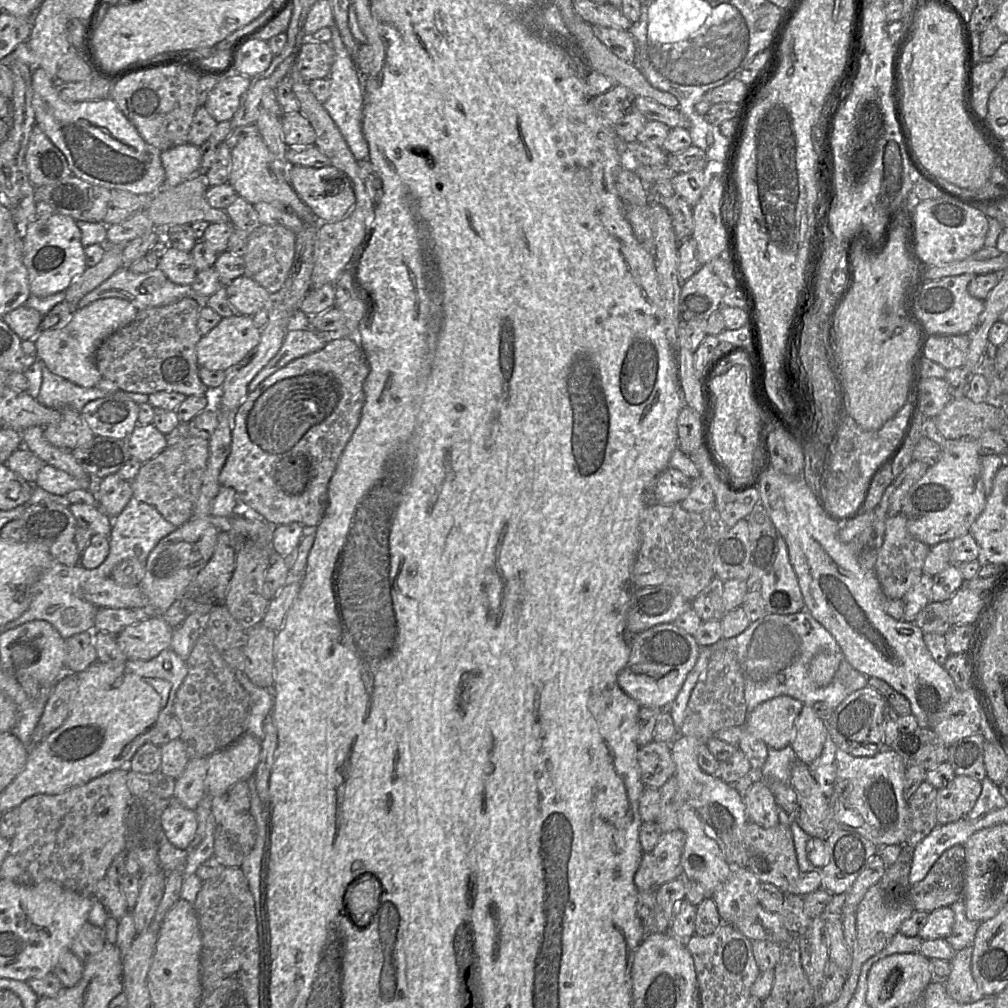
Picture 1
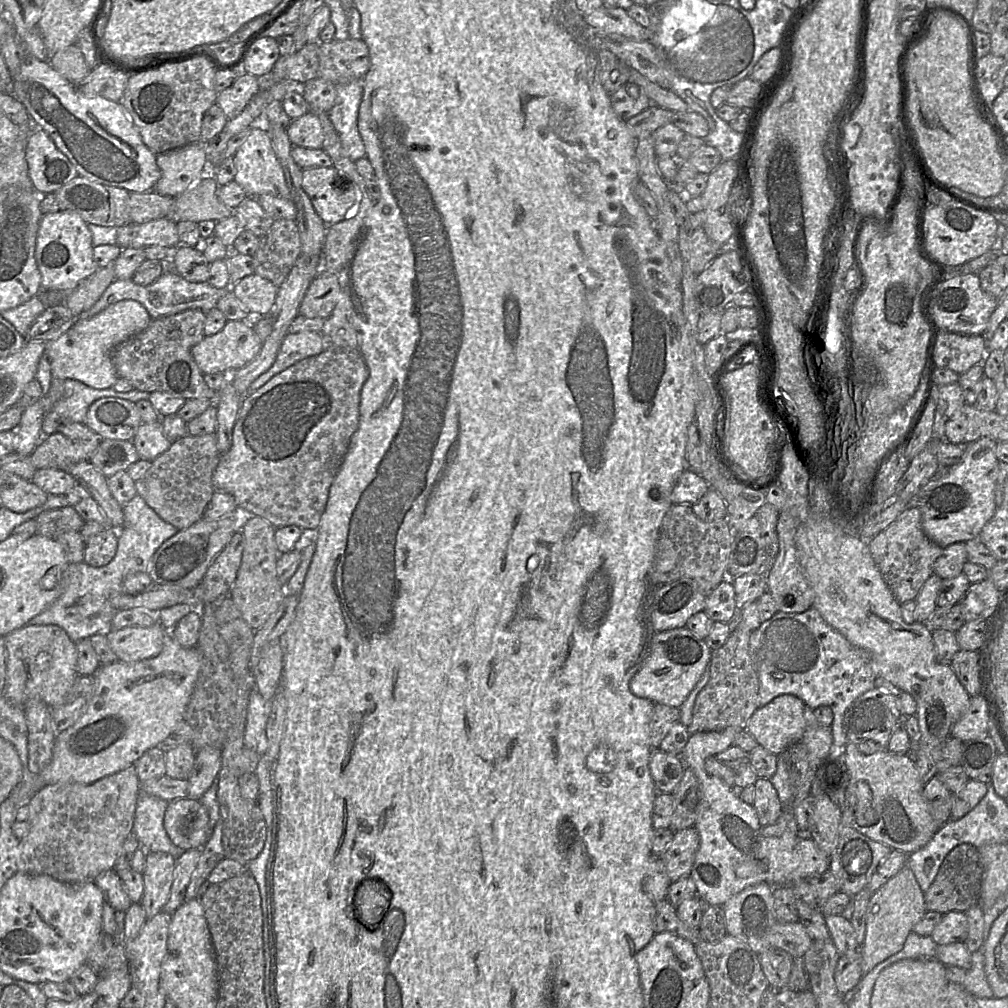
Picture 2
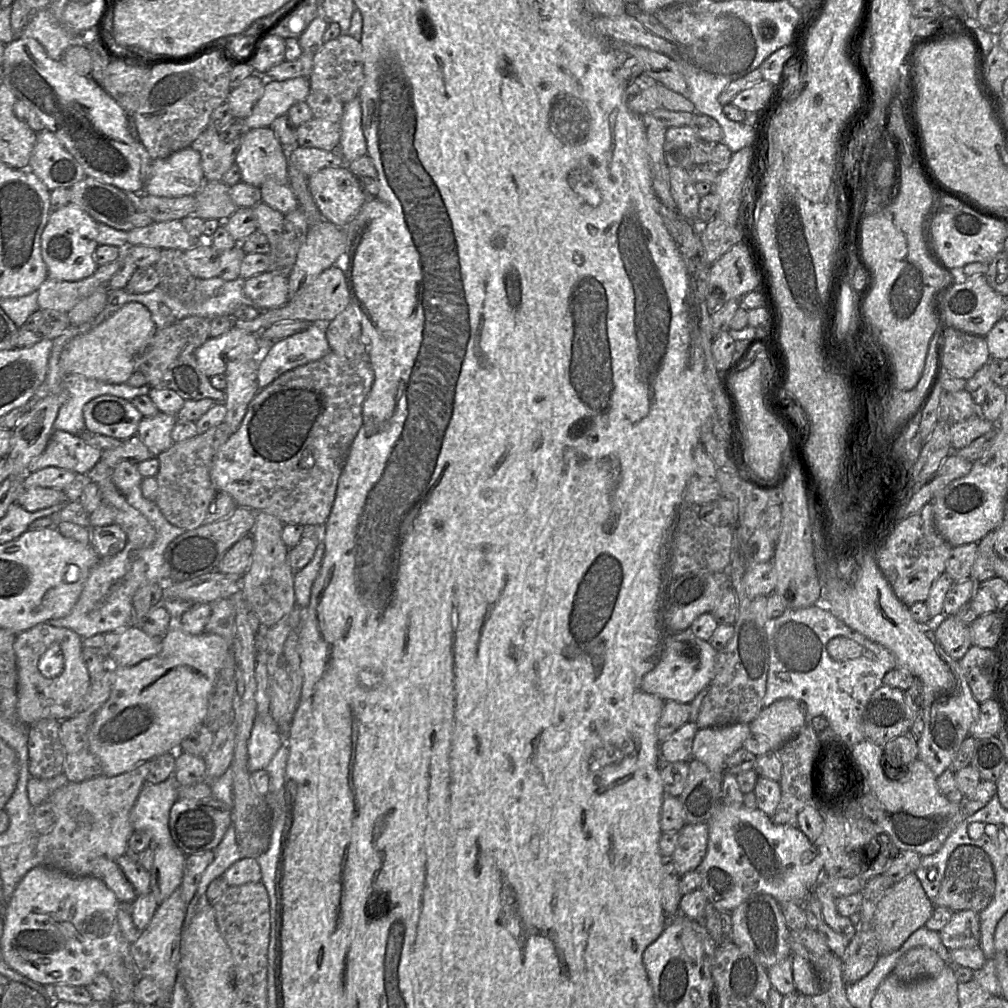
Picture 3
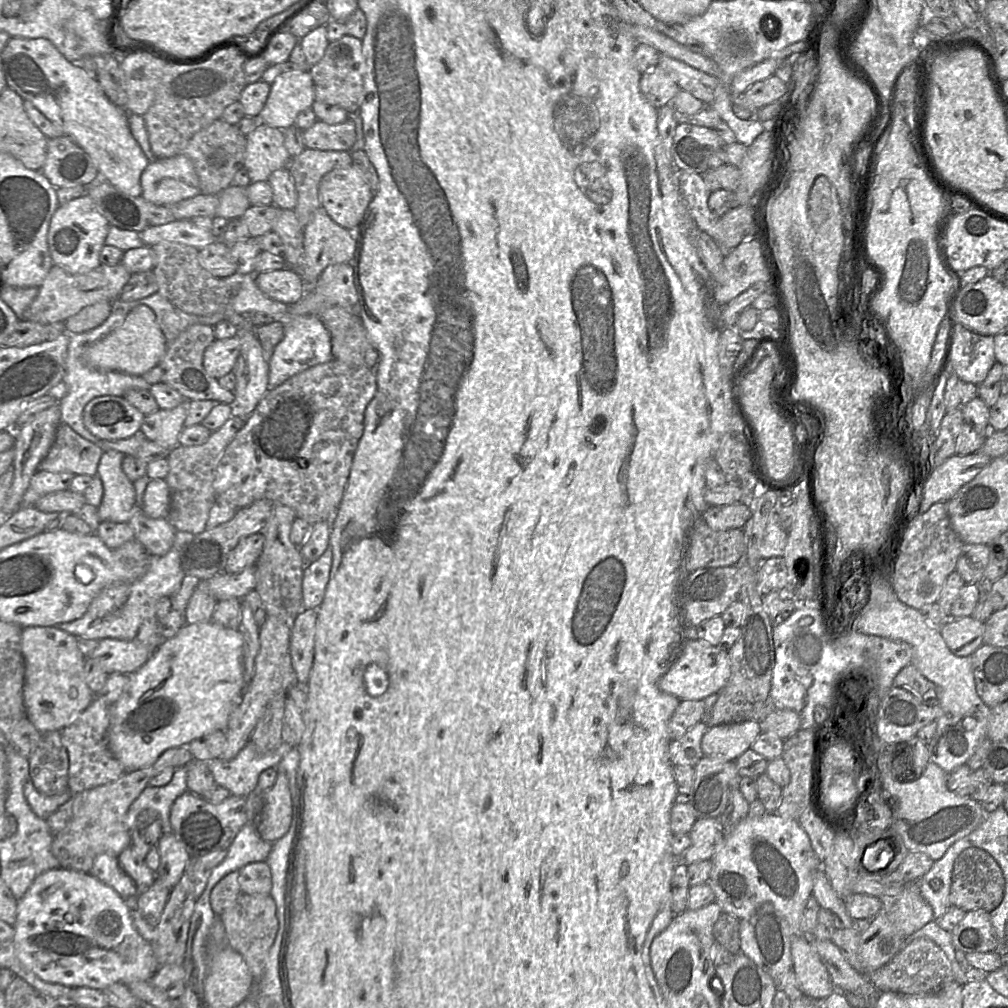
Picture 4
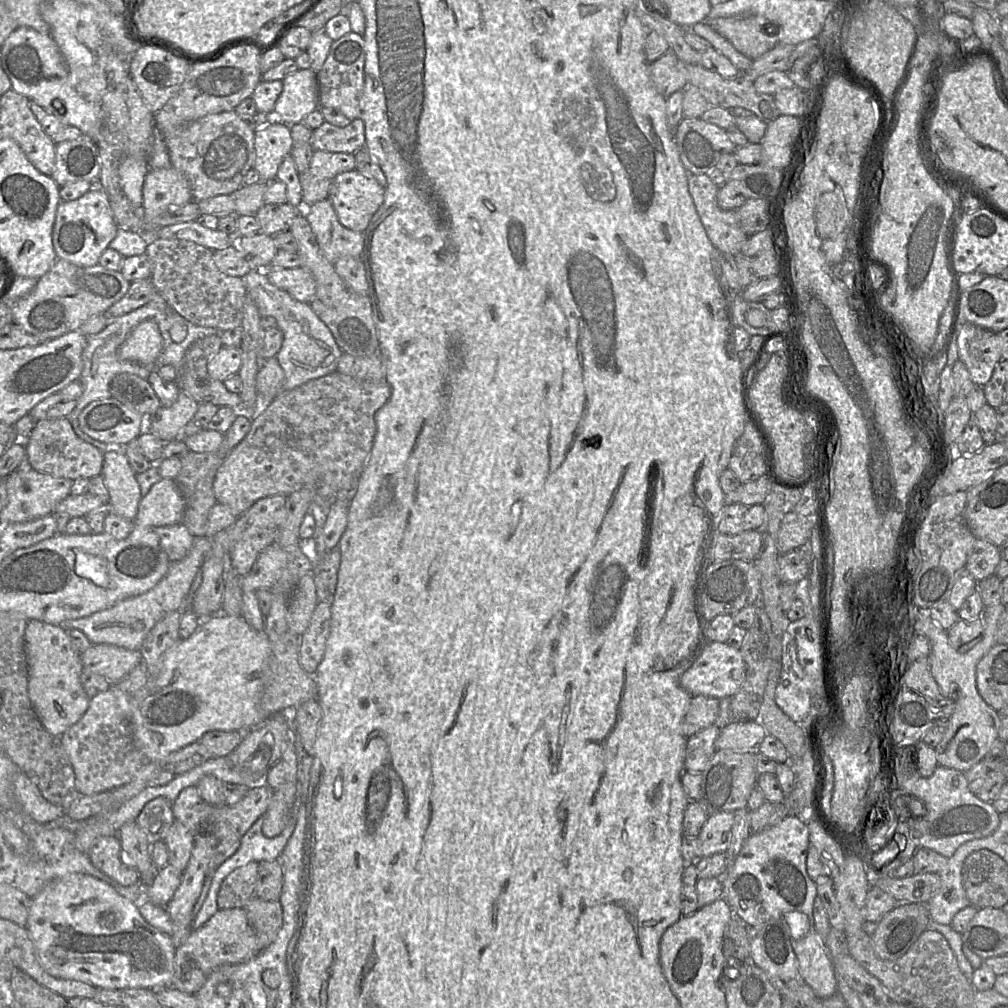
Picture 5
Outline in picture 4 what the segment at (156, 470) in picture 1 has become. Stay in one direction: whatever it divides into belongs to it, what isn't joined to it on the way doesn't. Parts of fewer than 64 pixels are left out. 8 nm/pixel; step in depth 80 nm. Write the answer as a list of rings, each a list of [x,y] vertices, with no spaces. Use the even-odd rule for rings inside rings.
[[[230,417],[219,429],[211,433],[204,444],[177,445],[170,450],[166,458],[169,472],[164,480],[168,485],[171,500],[168,521],[176,530],[199,534],[207,529],[209,512],[217,498],[213,481],[218,464],[226,447],[244,426],[245,420],[246,418]]]

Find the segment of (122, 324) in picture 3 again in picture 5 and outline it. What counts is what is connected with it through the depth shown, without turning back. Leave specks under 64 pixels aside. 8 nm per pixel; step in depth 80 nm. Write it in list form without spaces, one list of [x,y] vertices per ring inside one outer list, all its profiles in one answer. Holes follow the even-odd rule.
[[[152,320],[139,323],[119,348],[119,357],[145,366],[153,366],[162,351],[162,337]]]

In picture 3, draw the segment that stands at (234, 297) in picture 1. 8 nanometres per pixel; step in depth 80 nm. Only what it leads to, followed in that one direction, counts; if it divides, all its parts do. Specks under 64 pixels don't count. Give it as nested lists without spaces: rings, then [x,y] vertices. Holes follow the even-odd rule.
[[[273,272],[245,279],[244,292],[261,311],[282,307],[290,300],[288,277]]]

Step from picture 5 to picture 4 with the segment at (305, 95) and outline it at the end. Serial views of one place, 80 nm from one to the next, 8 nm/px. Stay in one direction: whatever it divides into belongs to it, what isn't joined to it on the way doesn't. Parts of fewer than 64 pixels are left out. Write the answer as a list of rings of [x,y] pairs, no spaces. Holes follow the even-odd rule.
[[[310,71],[286,73],[271,84],[267,101],[257,117],[261,124],[285,130],[295,125],[297,116],[310,109],[315,101]]]

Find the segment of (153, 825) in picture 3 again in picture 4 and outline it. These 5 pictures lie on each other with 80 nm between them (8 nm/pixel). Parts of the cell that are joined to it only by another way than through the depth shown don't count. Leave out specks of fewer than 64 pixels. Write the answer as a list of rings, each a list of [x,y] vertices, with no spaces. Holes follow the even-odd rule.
[[[176,769],[171,781],[165,786],[151,786],[143,790],[129,807],[125,816],[125,825],[132,830],[141,812],[154,810],[162,824],[163,833],[172,831],[170,811],[175,800],[187,791],[187,769]]]

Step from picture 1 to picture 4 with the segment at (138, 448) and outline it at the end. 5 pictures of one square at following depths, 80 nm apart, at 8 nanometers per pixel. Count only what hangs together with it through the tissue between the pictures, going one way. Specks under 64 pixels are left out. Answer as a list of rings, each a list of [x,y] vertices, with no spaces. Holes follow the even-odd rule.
[[[189,401],[180,403],[169,410],[158,409],[153,414],[146,415],[140,427],[140,432],[147,440],[166,449],[173,449],[179,445],[178,437],[185,427],[184,422],[188,411]]]

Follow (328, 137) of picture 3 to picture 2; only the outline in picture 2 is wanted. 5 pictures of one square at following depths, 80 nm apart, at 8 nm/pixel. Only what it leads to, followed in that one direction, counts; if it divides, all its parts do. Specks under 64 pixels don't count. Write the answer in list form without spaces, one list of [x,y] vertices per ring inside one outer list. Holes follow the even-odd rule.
[[[315,112],[292,119],[286,128],[288,137],[294,146],[323,149],[325,134],[321,119]]]

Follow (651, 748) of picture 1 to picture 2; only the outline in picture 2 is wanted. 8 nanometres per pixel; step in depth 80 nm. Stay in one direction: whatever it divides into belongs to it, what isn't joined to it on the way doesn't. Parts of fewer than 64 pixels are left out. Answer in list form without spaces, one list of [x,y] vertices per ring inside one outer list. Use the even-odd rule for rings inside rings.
[[[653,749],[649,770],[657,792],[671,794],[681,781],[685,768],[679,756]]]

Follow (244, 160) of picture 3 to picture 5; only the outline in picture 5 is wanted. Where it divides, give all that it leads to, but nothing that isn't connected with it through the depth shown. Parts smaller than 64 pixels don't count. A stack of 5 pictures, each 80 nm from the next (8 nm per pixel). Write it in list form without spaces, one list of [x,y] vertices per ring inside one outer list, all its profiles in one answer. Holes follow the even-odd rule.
[[[273,122],[259,128],[255,131],[254,146],[254,169],[263,182],[275,180],[279,166],[291,155],[294,146],[290,126]]]

